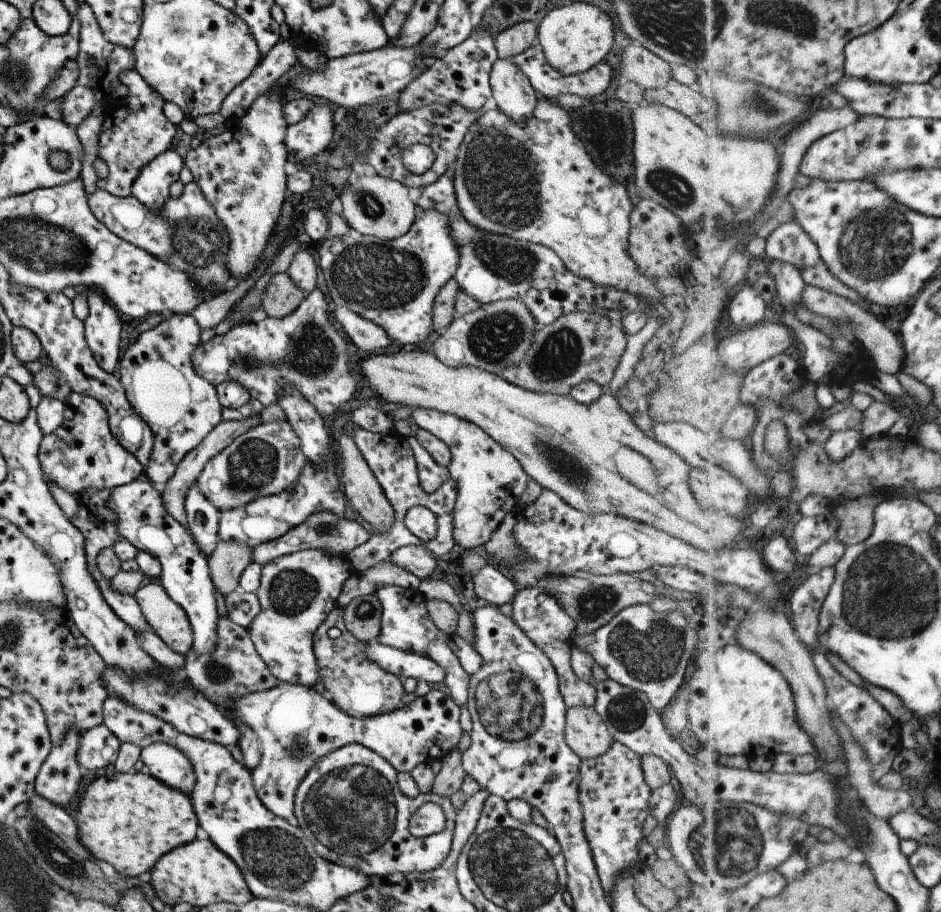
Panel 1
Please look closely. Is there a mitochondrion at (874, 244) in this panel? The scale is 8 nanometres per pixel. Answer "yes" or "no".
yes

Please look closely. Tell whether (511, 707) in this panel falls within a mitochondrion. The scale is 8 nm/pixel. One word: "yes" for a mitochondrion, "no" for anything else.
yes

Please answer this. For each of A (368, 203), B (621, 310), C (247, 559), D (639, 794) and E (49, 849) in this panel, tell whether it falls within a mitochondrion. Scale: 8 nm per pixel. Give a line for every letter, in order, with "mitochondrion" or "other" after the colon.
A: mitochondrion
B: other
C: other
D: other
E: mitochondrion

